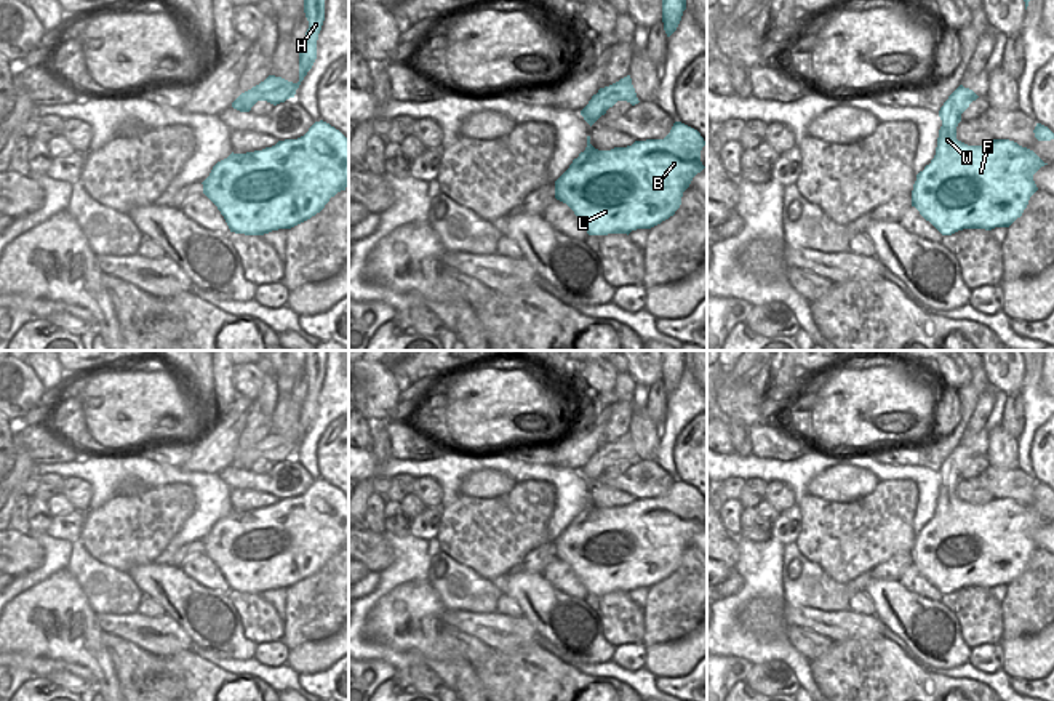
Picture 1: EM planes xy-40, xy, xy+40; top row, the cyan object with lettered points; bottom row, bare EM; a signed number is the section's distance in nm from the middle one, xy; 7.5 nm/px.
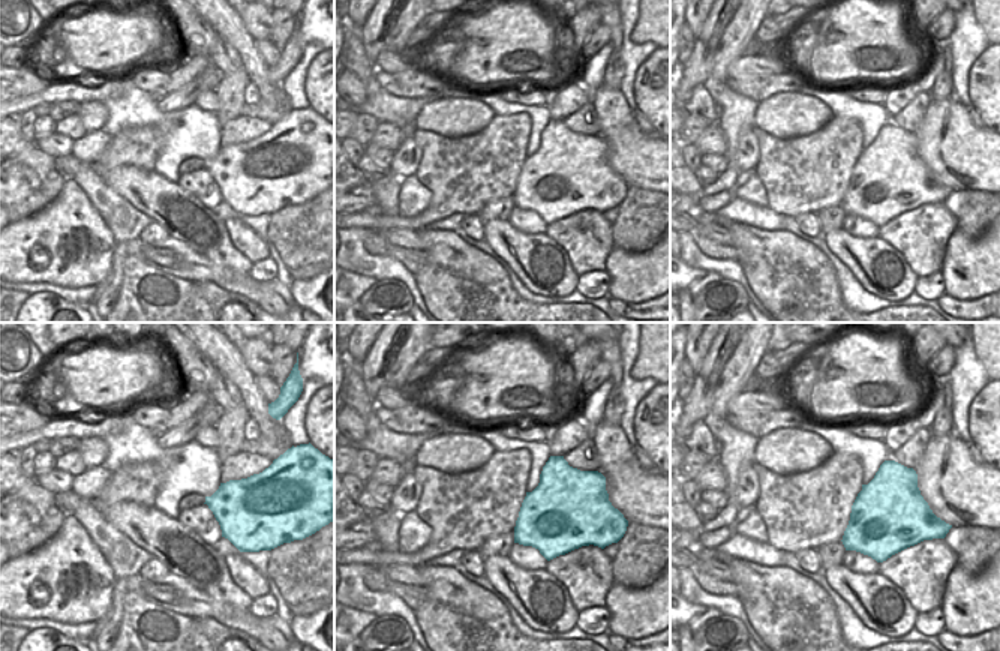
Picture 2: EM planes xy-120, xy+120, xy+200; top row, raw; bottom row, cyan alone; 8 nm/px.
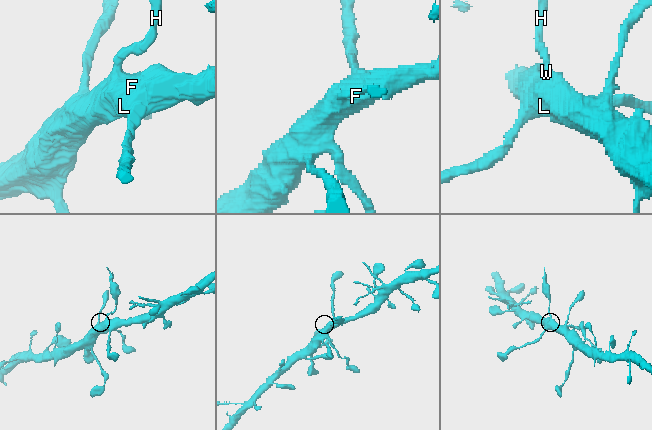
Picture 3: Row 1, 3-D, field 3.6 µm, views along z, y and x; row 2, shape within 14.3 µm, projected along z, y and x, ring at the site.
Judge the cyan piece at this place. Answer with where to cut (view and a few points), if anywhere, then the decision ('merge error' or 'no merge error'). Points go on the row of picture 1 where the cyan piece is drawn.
cut in xy along (603, 88), (610, 88), (618, 100); merge error

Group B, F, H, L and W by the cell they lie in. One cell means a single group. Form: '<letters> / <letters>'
B F L W / H

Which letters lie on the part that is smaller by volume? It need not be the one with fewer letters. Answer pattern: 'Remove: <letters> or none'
Remove: H

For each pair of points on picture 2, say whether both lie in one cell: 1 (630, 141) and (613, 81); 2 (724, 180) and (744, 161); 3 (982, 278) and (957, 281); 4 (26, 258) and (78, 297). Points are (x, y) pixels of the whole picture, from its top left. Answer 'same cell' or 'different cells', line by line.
1: different cells
2: different cells
3: same cell
4: different cells

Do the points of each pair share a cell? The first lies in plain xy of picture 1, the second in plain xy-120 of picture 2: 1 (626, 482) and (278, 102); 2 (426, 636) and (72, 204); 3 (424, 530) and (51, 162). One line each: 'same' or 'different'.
1: same
2: same
3: different

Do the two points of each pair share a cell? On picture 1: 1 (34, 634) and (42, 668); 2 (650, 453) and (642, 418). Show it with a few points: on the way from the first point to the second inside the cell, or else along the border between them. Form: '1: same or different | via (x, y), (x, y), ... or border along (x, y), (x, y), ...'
1: different | border along (16, 652), (26, 656), (59, 658), (77, 664)
2: same | via (646, 445), (642, 426)

